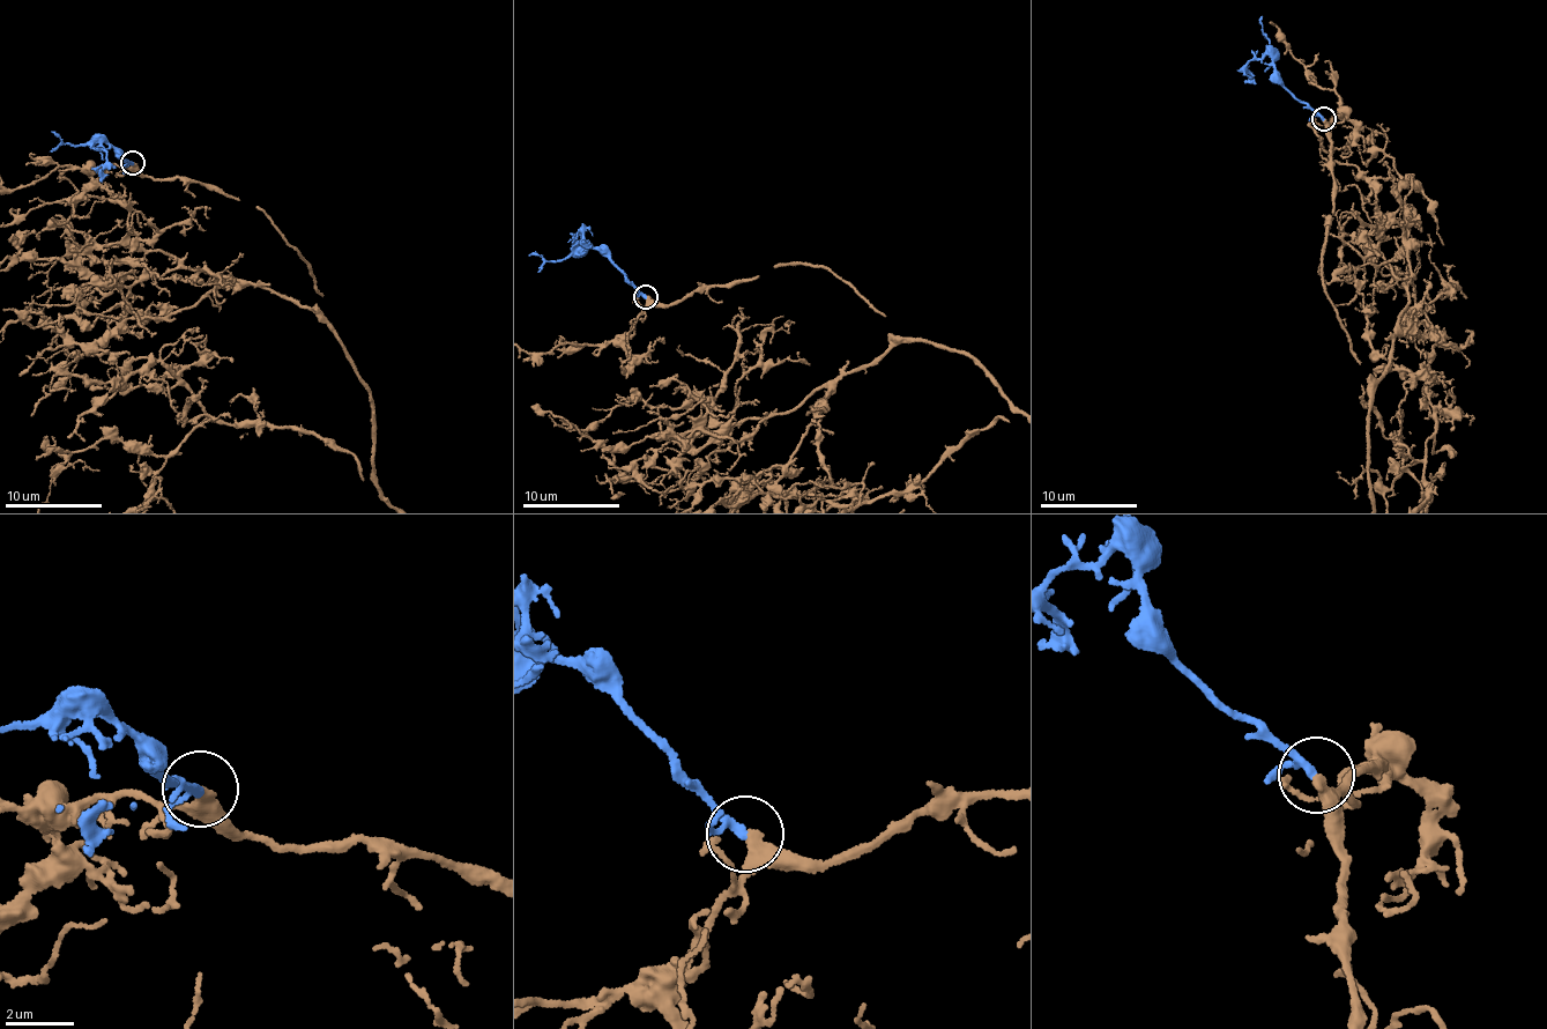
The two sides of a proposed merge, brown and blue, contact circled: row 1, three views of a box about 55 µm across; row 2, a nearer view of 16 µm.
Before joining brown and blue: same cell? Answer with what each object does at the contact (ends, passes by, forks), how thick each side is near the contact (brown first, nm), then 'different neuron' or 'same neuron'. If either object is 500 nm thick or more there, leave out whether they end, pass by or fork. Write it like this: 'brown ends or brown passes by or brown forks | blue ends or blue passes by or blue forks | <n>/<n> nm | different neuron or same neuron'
brown ends | blue passes by | 400/200 nm | same neuron

